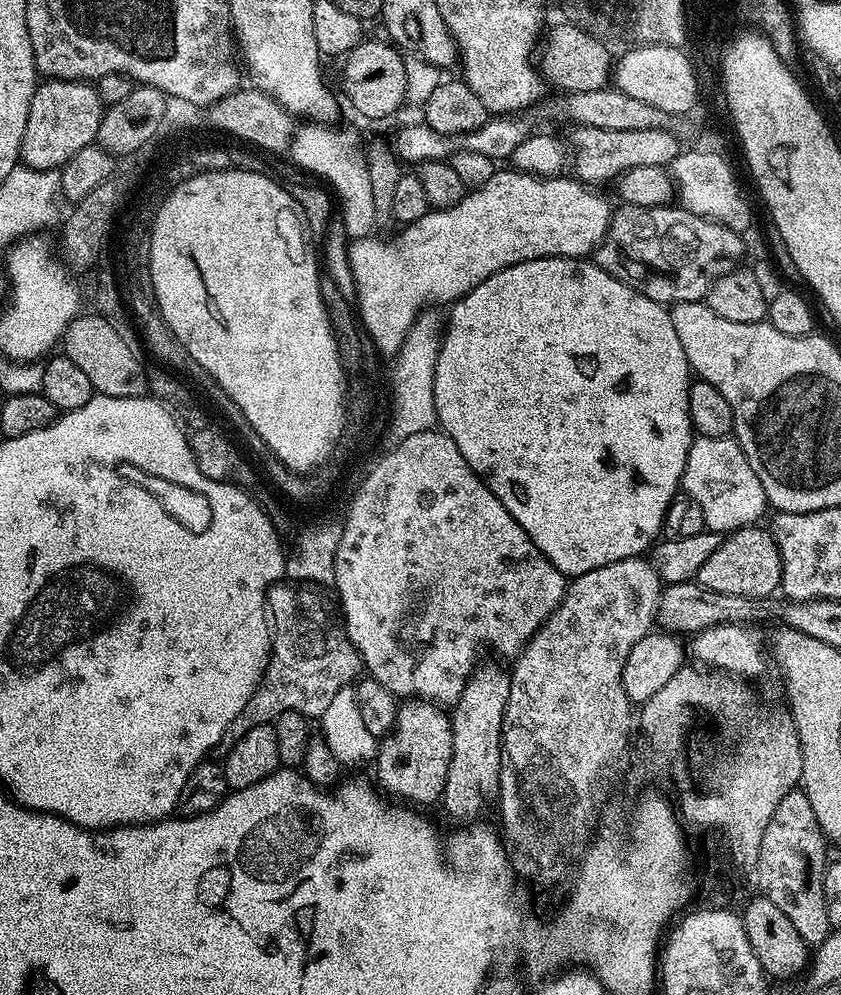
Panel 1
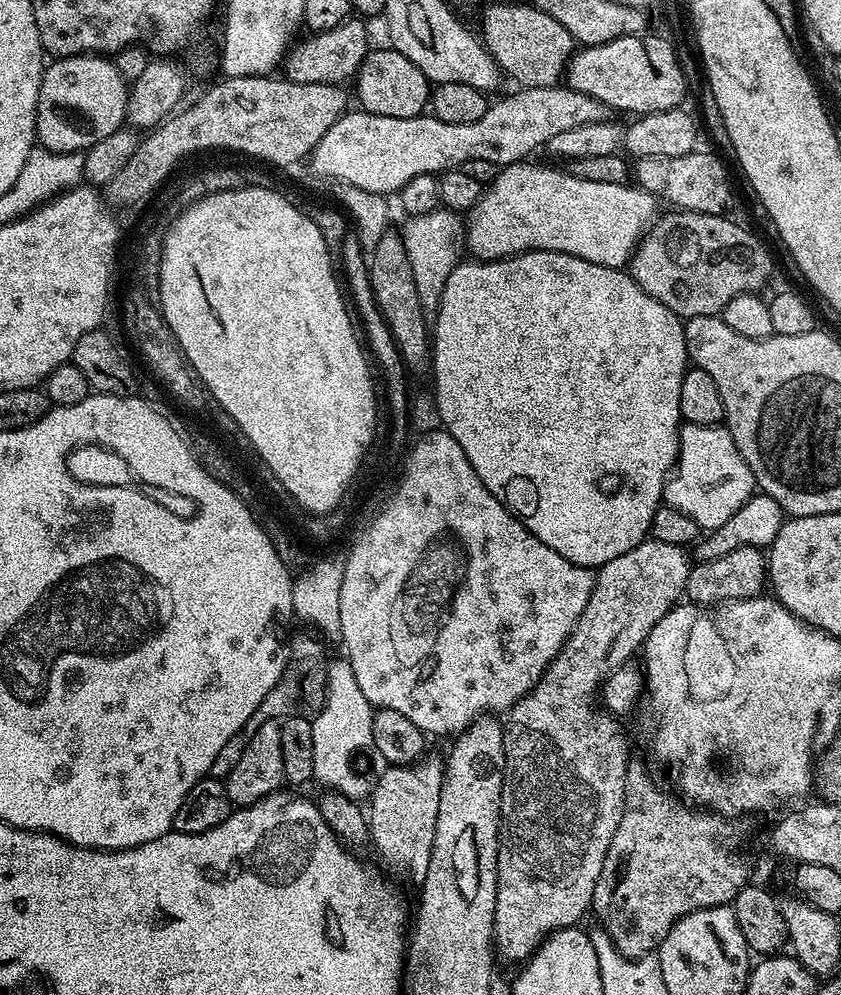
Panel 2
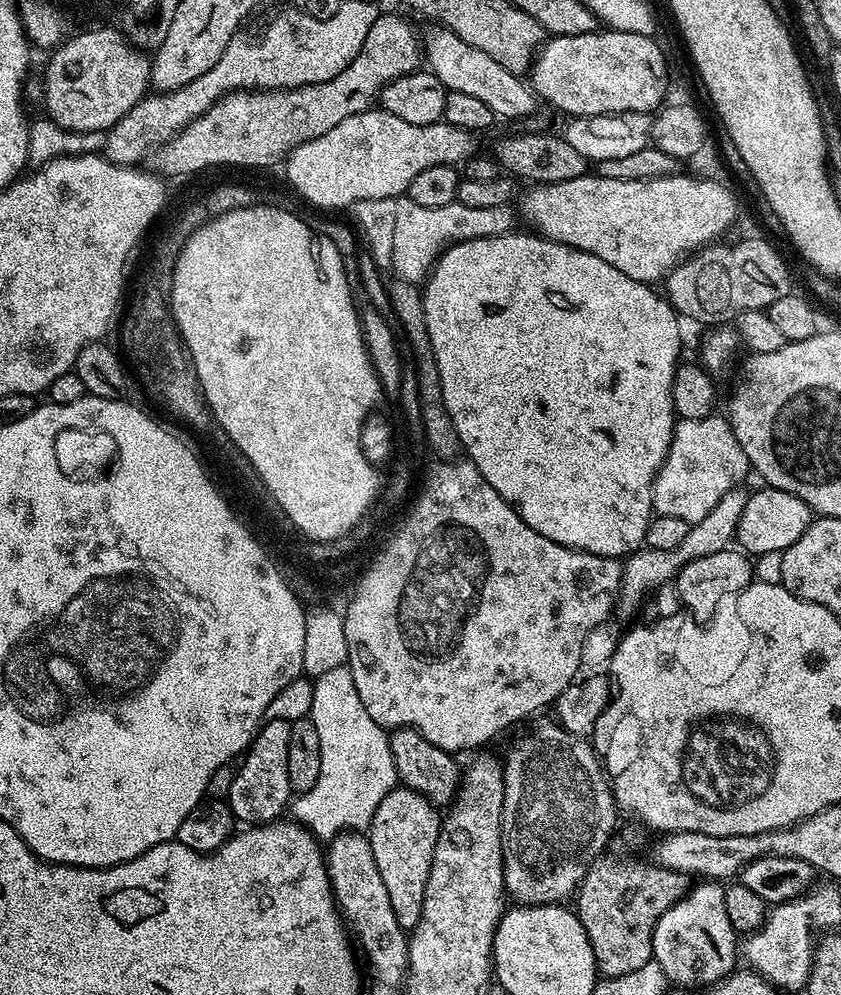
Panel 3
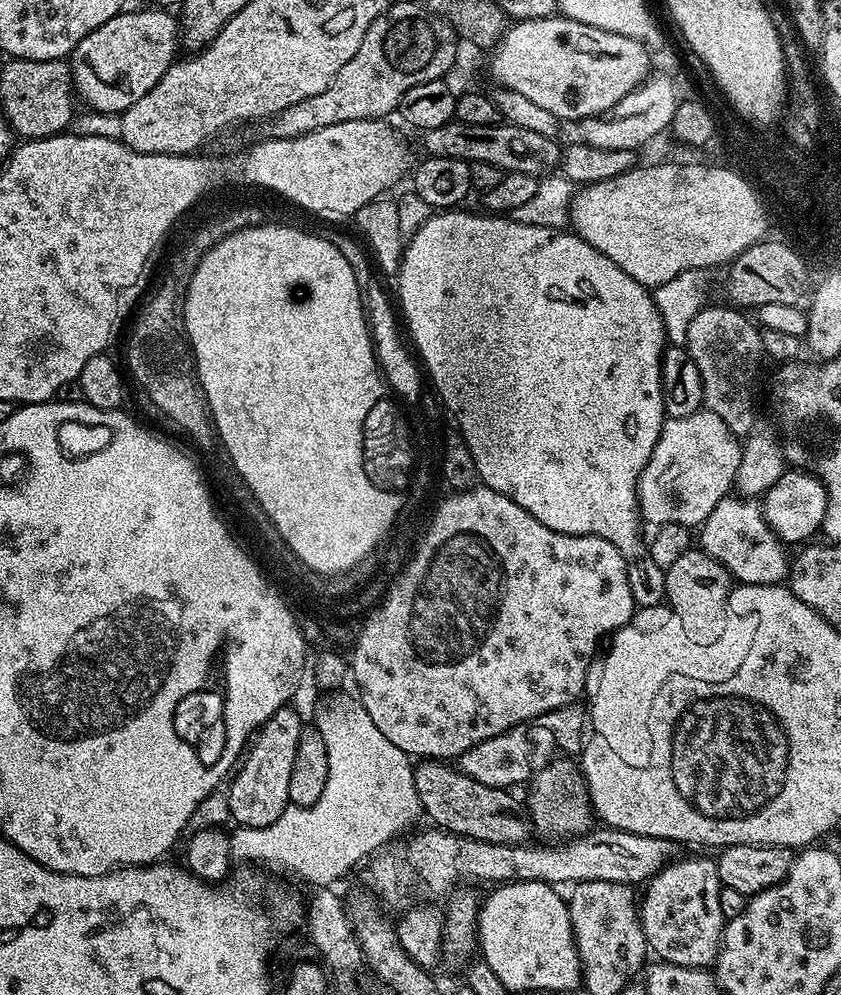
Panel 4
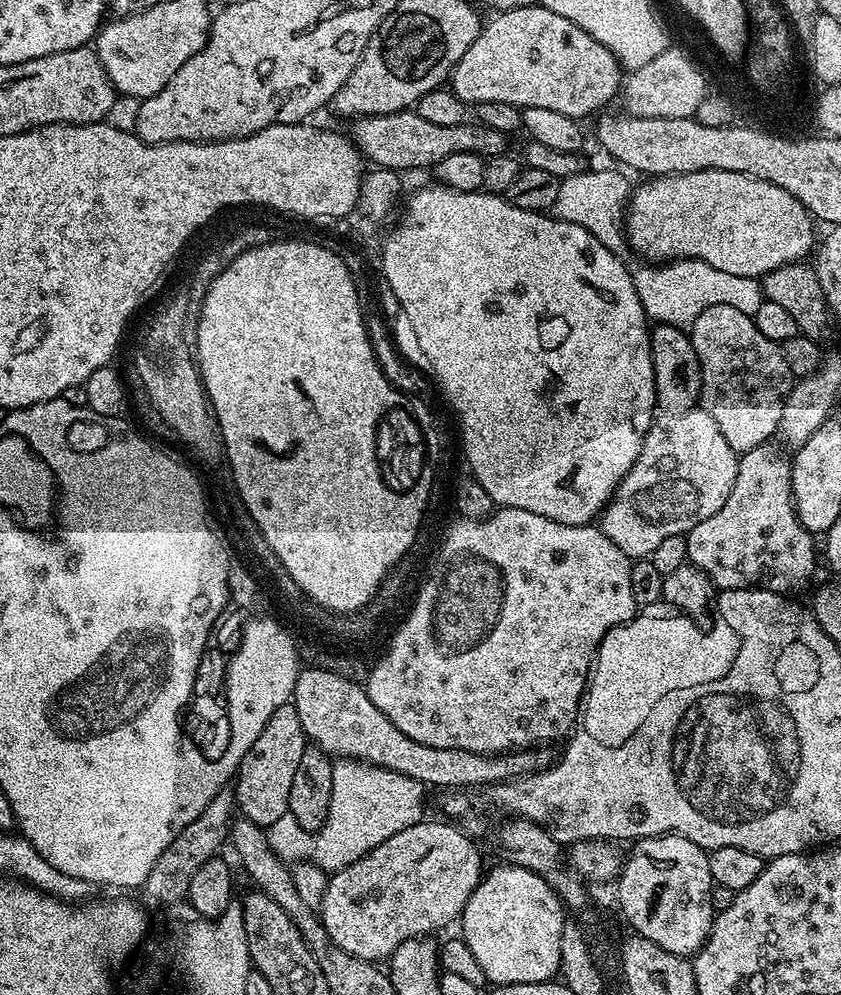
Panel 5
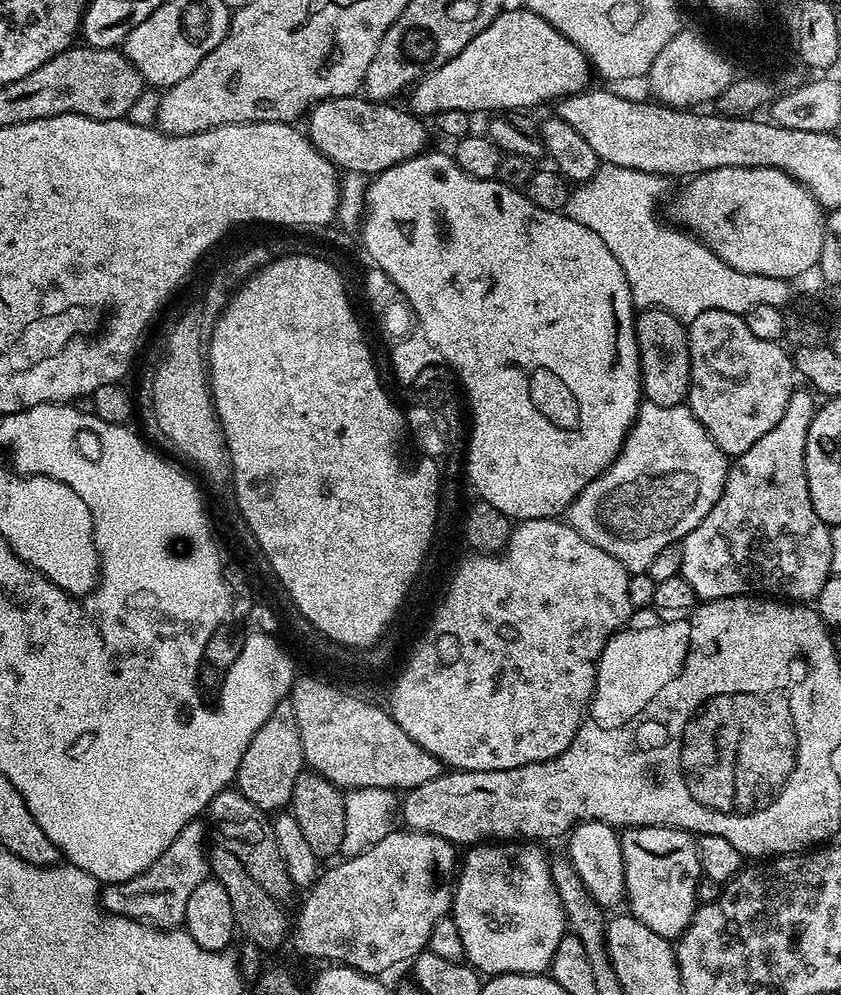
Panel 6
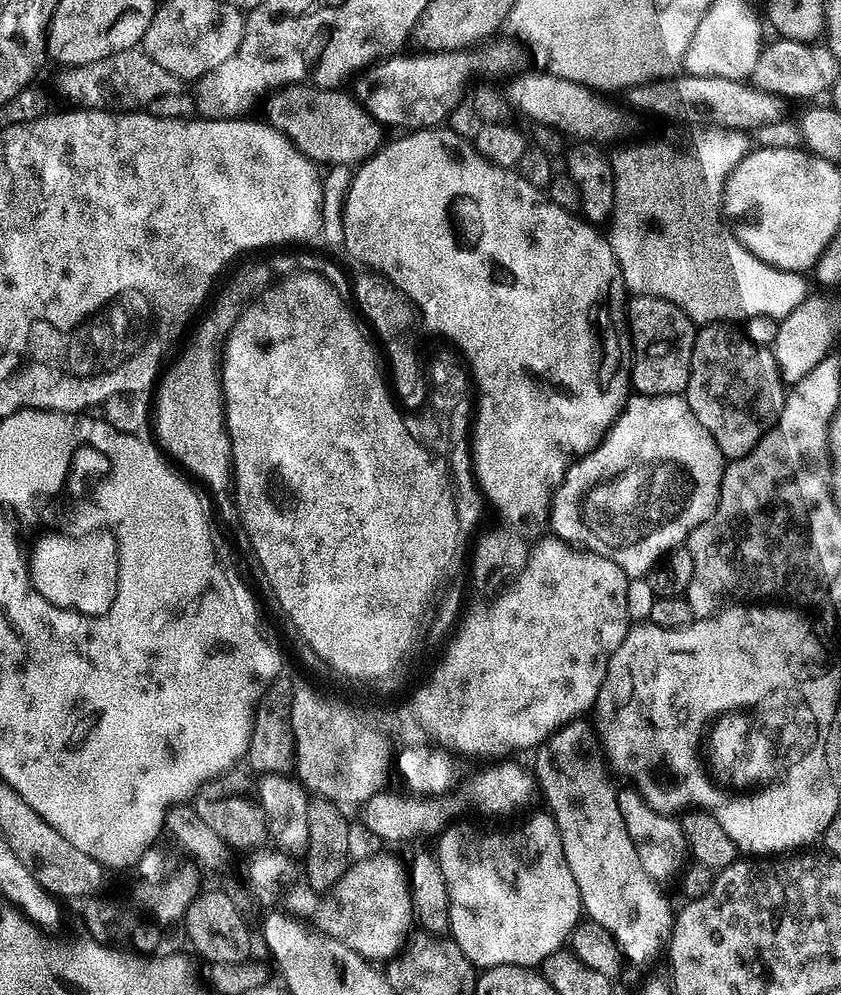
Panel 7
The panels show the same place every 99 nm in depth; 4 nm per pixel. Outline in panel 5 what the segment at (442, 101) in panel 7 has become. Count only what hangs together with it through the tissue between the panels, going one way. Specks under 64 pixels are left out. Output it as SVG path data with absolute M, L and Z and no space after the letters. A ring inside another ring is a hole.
M533 2L530 6L518 10L496 12L493 20L481 27L478 38L462 54L462 58L452 67L450 89L458 99L468 106L480 103L509 103L518 109L537 108L558 110L558 114L566 114L573 118L588 116L591 112L599 113L612 99L617 99L622 88L622 69L602 42L590 38L582 26L570 22L570 18L562 18L562 14L554 14L554 10Z

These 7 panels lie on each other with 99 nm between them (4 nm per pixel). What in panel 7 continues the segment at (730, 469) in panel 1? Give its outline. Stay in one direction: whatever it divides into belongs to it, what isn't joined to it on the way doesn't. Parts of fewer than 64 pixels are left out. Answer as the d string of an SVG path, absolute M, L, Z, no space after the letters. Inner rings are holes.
M629 395L624 401L624 411L609 428L604 439L592 452L579 457L568 469L568 475L552 493L550 528L559 539L577 545L602 558L610 558L627 576L647 577L648 573L661 563L662 557L673 548L681 547L677 540L650 540L650 536L626 536L624 538L624 516L634 516L636 496L640 494L694 494L694 504L704 502L704 514L694 516L700 524L700 516L709 519L720 497L726 461L718 442L710 438L710 430L694 418L687 399L679 396Z

